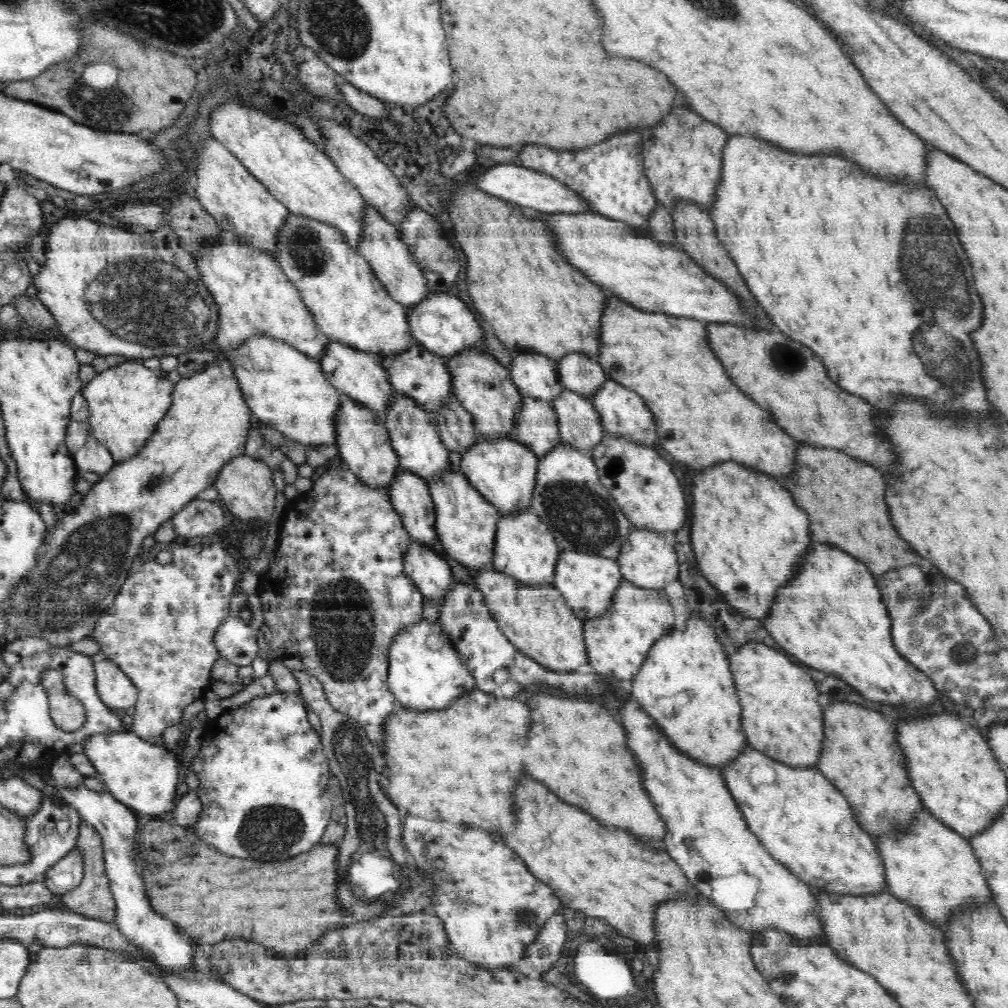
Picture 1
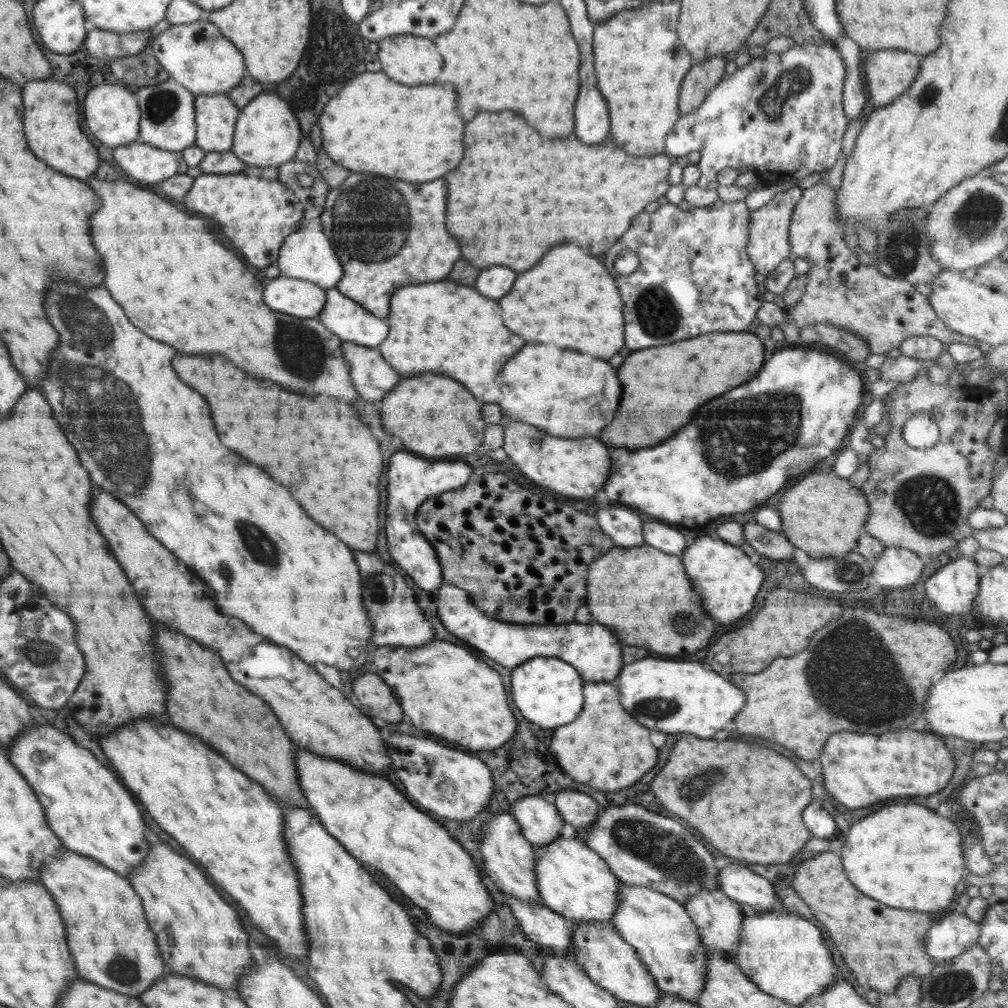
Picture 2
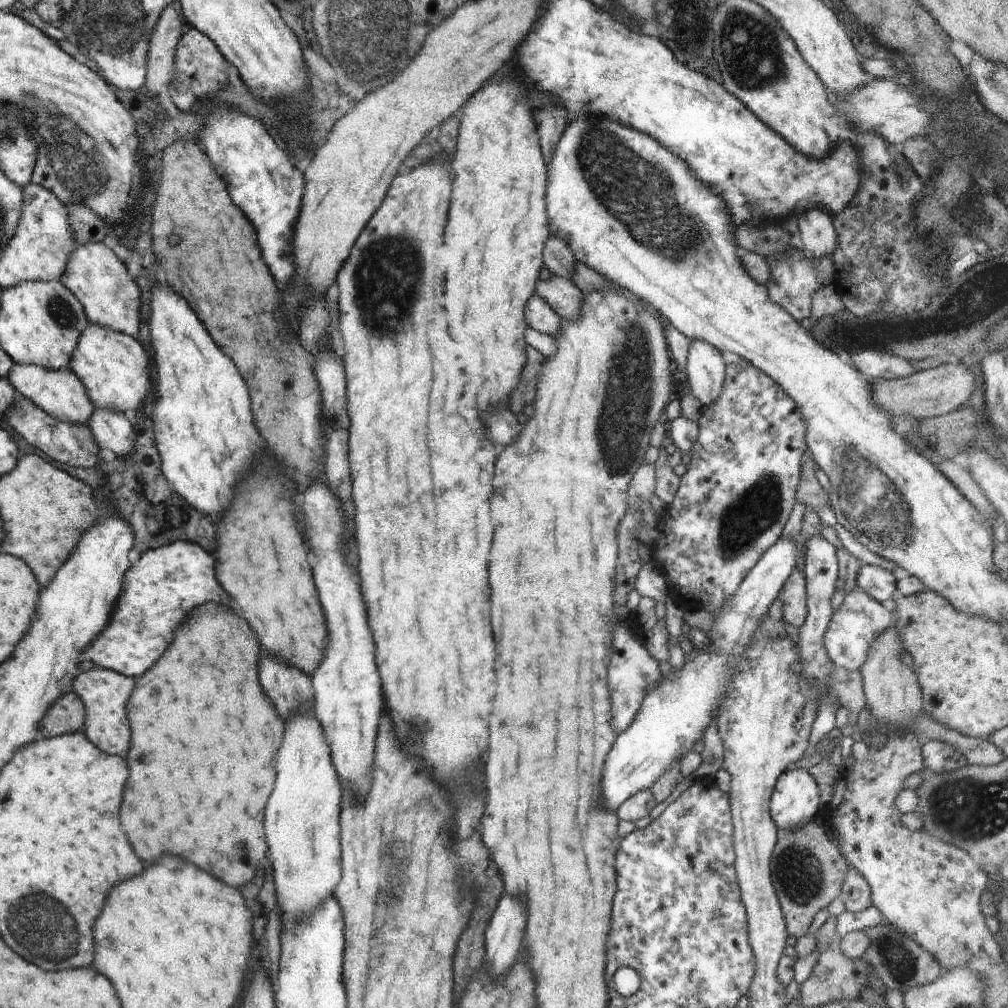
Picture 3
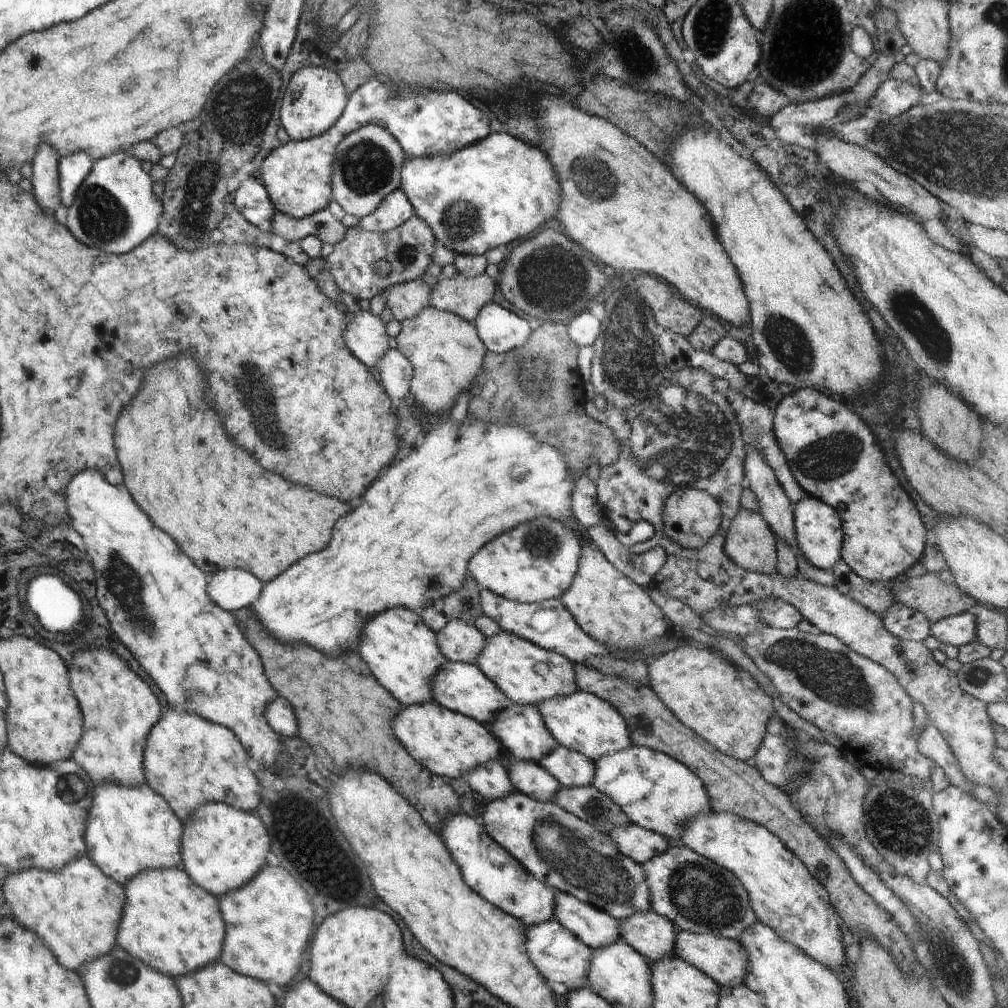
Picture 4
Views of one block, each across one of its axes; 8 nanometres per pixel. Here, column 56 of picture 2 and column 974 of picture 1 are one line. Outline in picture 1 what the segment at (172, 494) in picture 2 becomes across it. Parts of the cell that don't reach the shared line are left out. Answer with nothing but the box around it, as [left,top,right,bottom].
[708,136,990,414]

